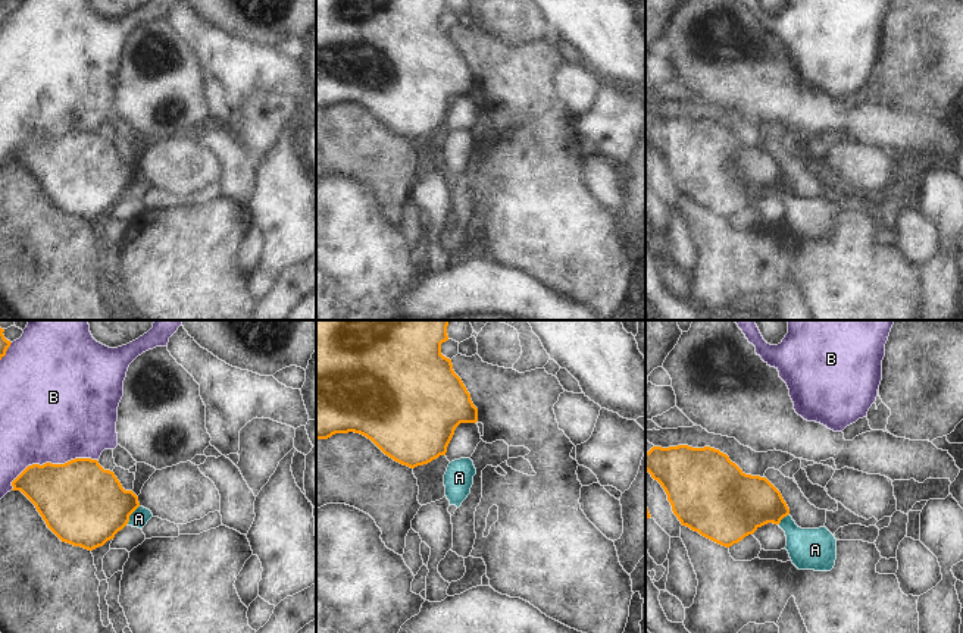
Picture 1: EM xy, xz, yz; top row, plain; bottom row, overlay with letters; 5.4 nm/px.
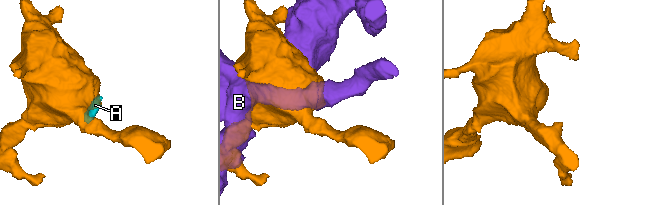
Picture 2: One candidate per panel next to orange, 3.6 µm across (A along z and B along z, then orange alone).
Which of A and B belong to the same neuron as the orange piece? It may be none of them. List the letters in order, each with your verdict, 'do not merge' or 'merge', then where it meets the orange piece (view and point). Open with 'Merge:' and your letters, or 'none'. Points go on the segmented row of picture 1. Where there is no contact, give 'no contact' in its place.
Merge: none
A: do not merge | xy (130, 514)
B: do not merge | xy (50, 463)

